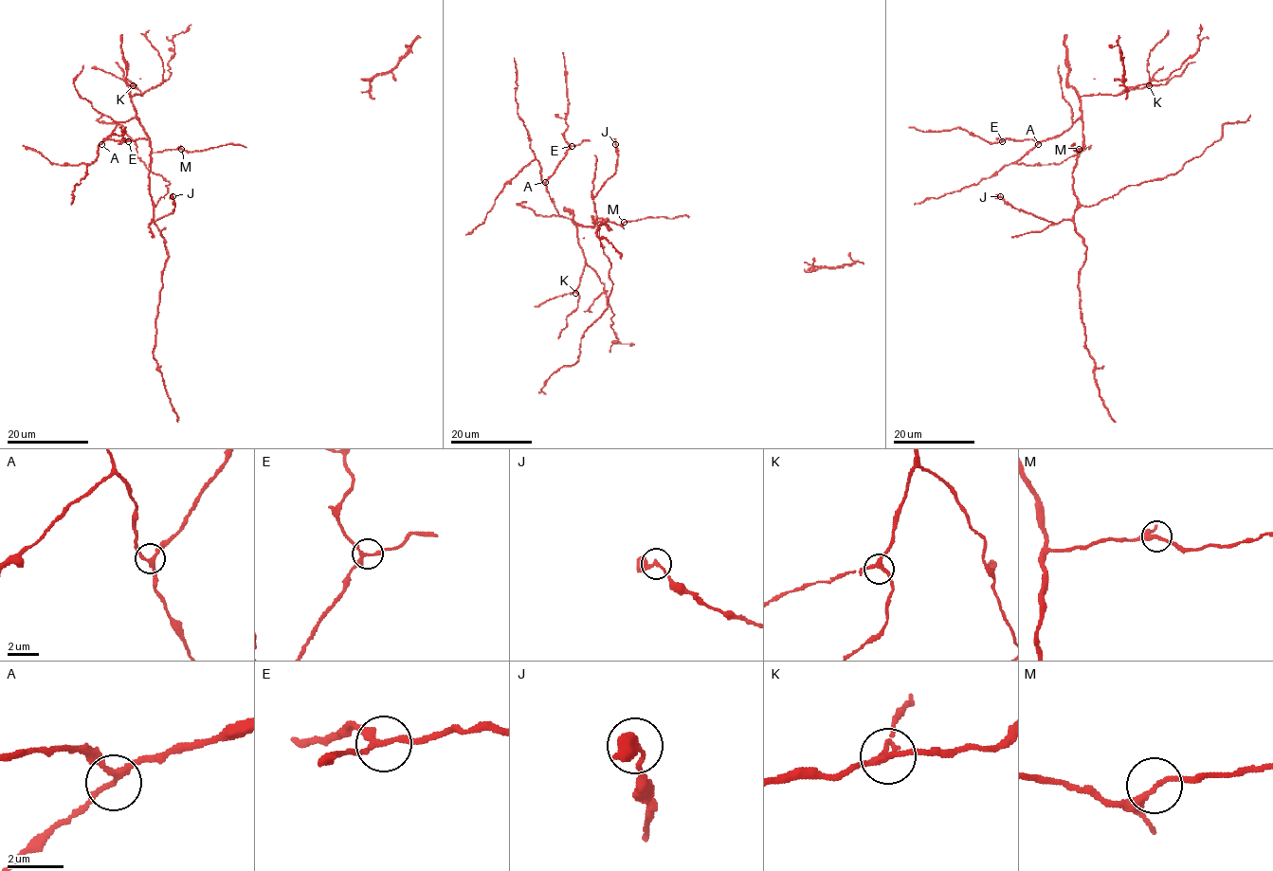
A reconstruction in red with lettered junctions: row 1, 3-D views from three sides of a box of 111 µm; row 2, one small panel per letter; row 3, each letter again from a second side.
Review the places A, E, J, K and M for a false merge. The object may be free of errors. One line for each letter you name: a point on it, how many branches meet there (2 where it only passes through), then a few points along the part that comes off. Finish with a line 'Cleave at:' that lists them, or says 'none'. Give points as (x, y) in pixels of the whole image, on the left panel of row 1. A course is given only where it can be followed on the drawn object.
Cleave at: none

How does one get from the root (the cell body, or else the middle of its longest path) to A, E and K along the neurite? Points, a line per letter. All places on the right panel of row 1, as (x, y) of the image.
A: (1077, 152), (1082, 150), (1083, 142), (1082, 120), (1079, 117), (1060, 135), (1038, 144)
E: (1077, 152), (1083, 142), (1079, 117), (1051, 139), (1002, 141)
K: (1077, 152), (1082, 150), (1083, 142), (1082, 96), (1120, 95), (1149, 85)

